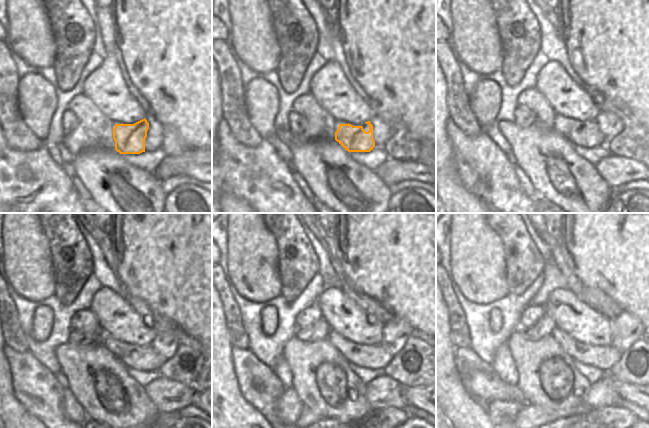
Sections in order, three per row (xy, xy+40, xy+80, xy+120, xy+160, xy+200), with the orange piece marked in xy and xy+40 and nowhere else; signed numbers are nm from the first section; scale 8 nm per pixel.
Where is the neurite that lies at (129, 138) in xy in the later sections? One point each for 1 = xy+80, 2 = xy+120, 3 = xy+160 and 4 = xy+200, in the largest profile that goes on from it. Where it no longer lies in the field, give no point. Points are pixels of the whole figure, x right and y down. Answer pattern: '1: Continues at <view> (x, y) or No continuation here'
1: Continues at xy+80 (577, 136)
2: Continues at xy+120 (152, 360)
3: Continues at xy+160 (374, 357)
4: Continues at xy+200 (604, 358).

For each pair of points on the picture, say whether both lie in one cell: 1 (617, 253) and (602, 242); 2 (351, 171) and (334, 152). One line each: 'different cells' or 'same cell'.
1: same cell
2: same cell

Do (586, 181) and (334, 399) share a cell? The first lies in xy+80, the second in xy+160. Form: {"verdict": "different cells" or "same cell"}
{"verdict": "same cell"}

